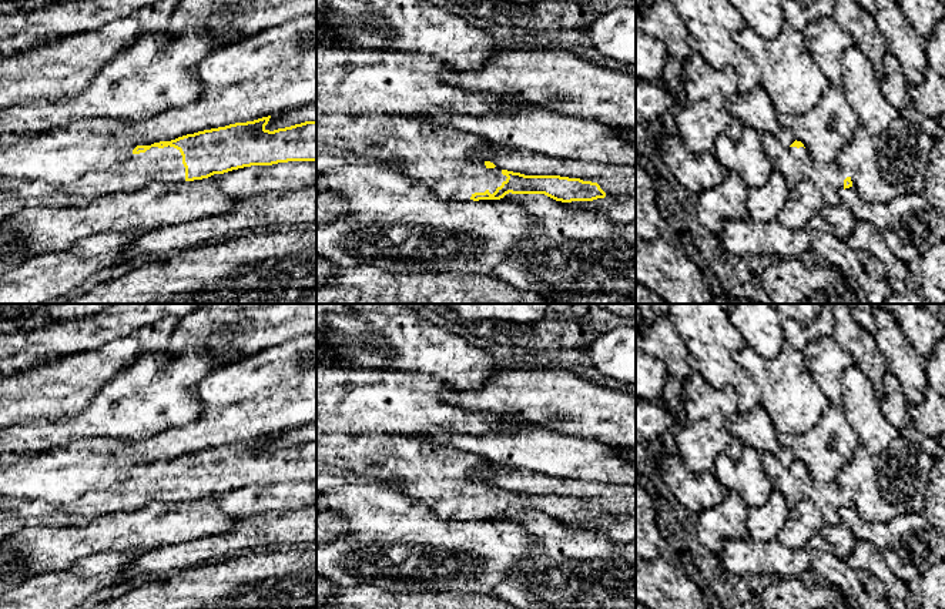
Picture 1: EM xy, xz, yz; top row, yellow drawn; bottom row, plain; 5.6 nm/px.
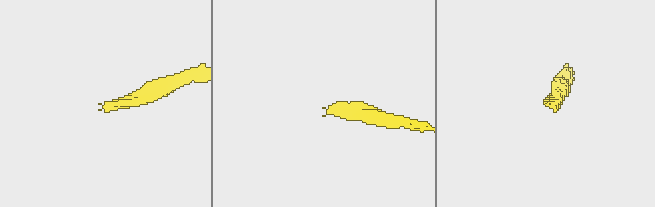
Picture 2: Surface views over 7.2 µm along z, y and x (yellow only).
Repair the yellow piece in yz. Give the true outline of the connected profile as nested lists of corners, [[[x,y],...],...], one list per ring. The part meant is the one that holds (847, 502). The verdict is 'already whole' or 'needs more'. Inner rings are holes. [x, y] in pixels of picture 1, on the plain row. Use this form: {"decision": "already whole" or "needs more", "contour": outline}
{"decision": "needs more", "contour": [[[763,452],[761,459],[774,489],[784,495],[790,508],[808,499],[818,508],[827,525],[838,525],[842,511],[852,506],[848,489],[837,481],[822,483],[812,479],[801,461],[795,459],[790,466],[784,466],[770,452]]]}

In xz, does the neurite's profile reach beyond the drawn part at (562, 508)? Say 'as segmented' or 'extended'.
extended

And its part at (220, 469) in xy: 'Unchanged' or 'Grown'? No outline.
Grown

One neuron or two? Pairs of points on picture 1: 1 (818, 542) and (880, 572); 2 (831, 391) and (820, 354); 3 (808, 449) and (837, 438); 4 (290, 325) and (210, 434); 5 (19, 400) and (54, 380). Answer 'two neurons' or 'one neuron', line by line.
1: two neurons
2: one neuron
3: one neuron
4: two neurons
5: one neuron

